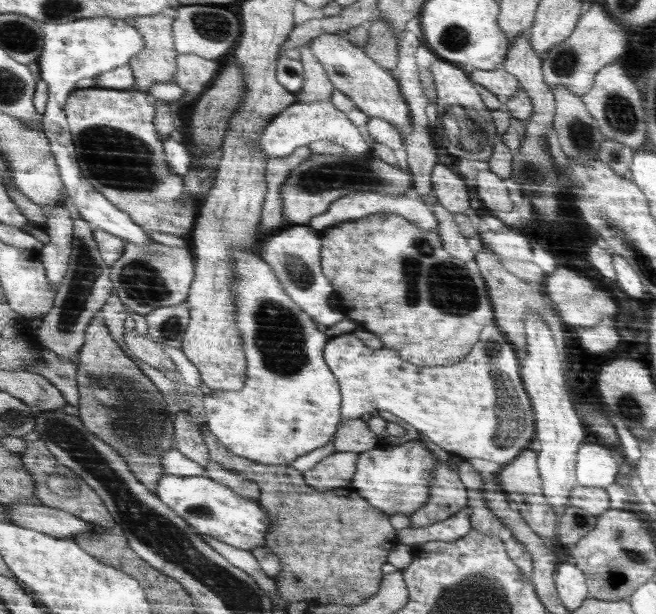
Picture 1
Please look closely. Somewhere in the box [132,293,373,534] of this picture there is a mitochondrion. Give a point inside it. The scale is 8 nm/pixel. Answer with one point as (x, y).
(279, 337)

